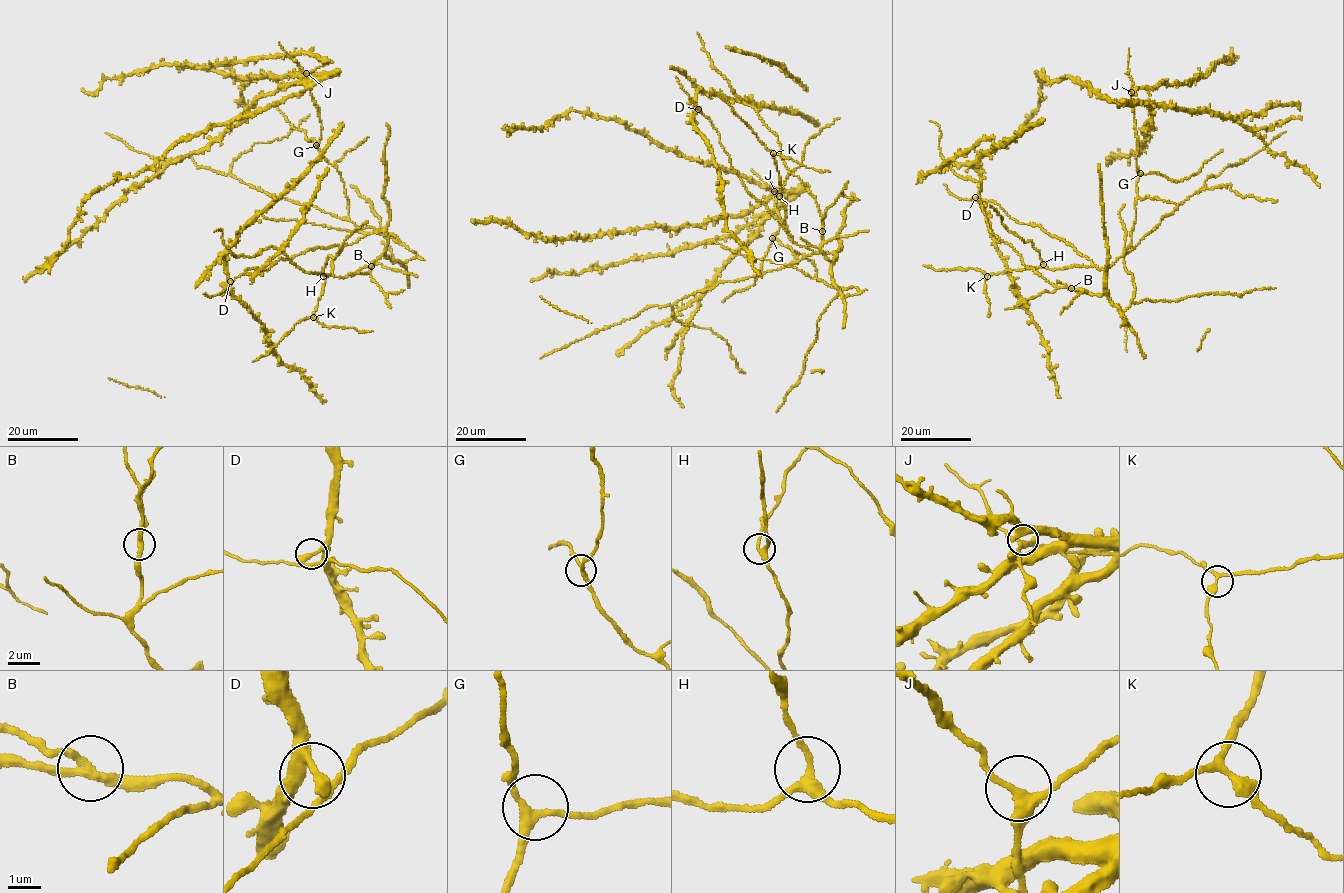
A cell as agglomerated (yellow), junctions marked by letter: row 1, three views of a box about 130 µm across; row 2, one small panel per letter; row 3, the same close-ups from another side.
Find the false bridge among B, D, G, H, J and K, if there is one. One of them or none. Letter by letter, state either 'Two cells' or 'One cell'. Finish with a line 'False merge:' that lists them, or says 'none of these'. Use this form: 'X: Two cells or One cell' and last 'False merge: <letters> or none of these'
B: Two cells
D: One cell
G: One cell
H: One cell
J: One cell
K: One cell
False merge: B

